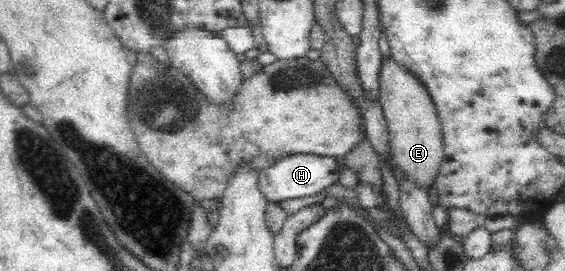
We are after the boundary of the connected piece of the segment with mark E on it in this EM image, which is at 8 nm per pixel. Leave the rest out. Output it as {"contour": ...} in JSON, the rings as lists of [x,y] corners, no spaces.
{"contour":[[[390,54],[381,58],[381,68],[379,68],[379,88],[381,110],[387,119],[390,156],[392,156],[392,166],[394,170],[400,170],[407,178],[428,189],[435,182],[435,176],[439,172],[441,160],[443,160],[443,133],[435,103],[425,88],[425,85],[406,66],[401,66]]]}

